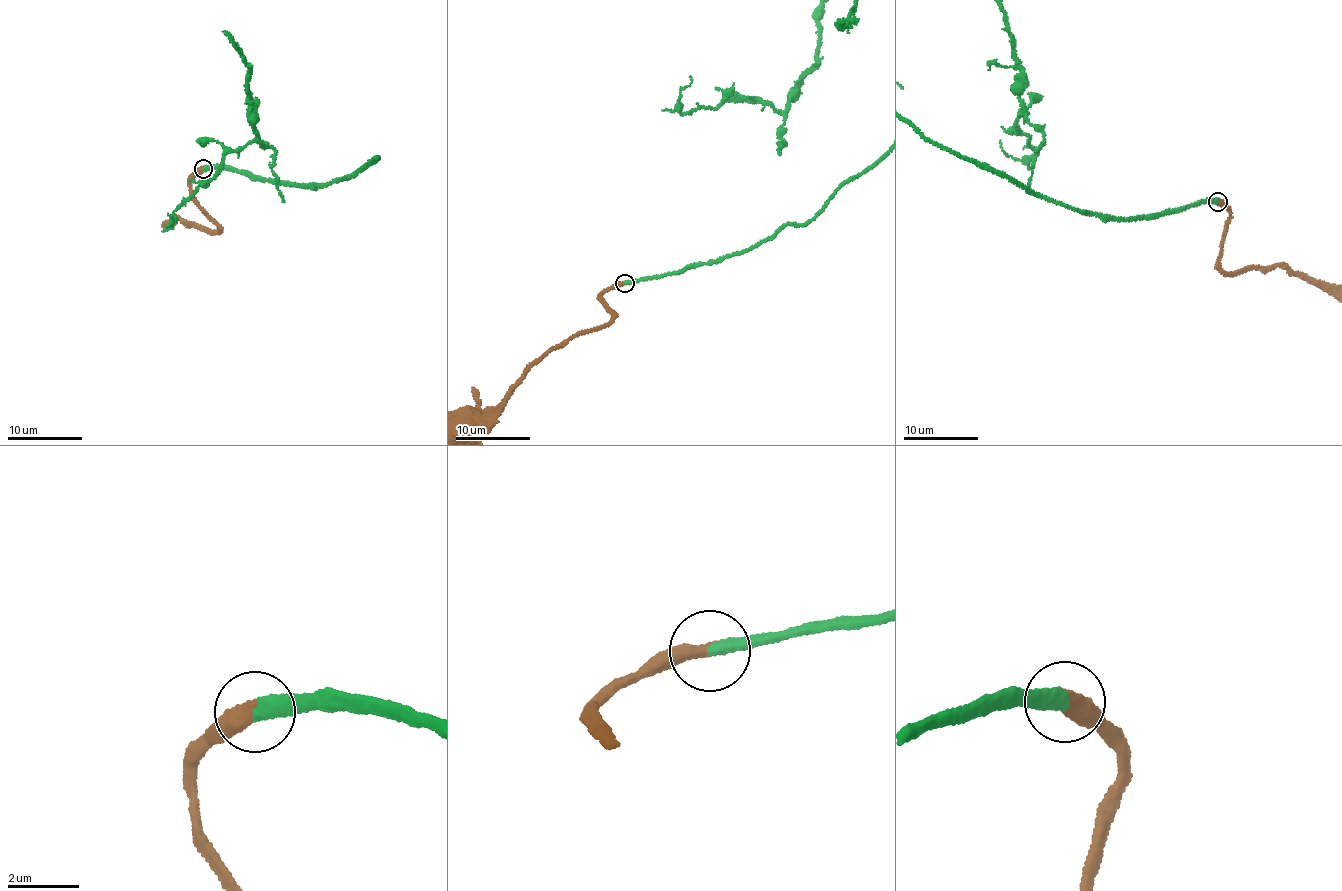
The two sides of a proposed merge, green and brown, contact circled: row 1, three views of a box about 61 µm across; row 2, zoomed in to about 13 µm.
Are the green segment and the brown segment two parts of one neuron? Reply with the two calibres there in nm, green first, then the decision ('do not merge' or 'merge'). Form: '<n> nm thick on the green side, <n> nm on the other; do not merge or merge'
420 nm thick on the green side, 460 nm on the other; merge

